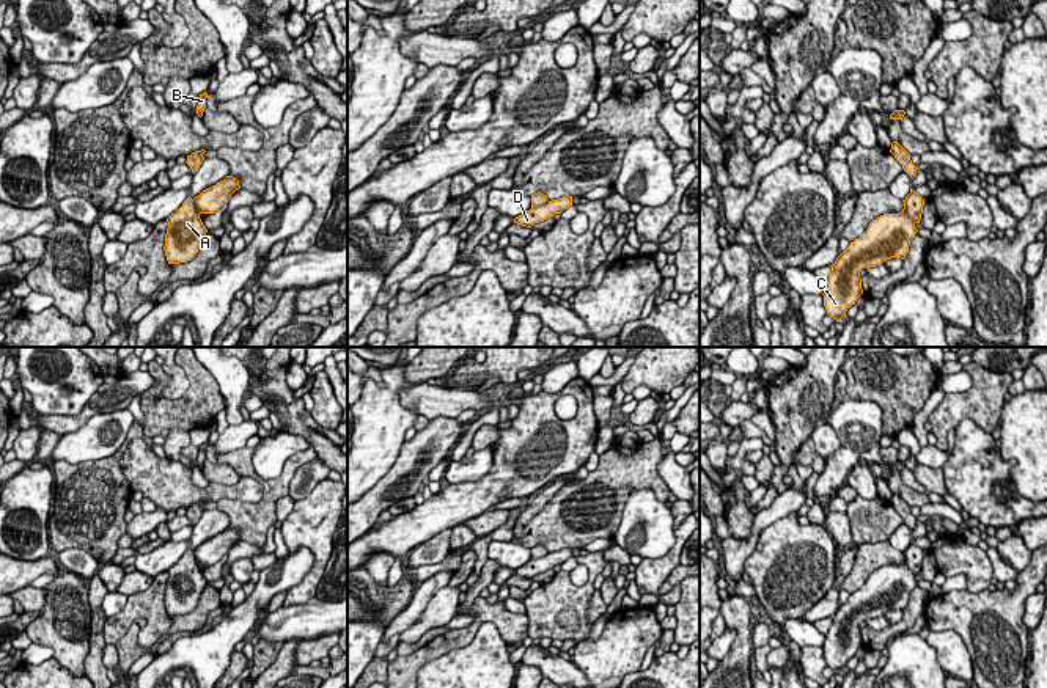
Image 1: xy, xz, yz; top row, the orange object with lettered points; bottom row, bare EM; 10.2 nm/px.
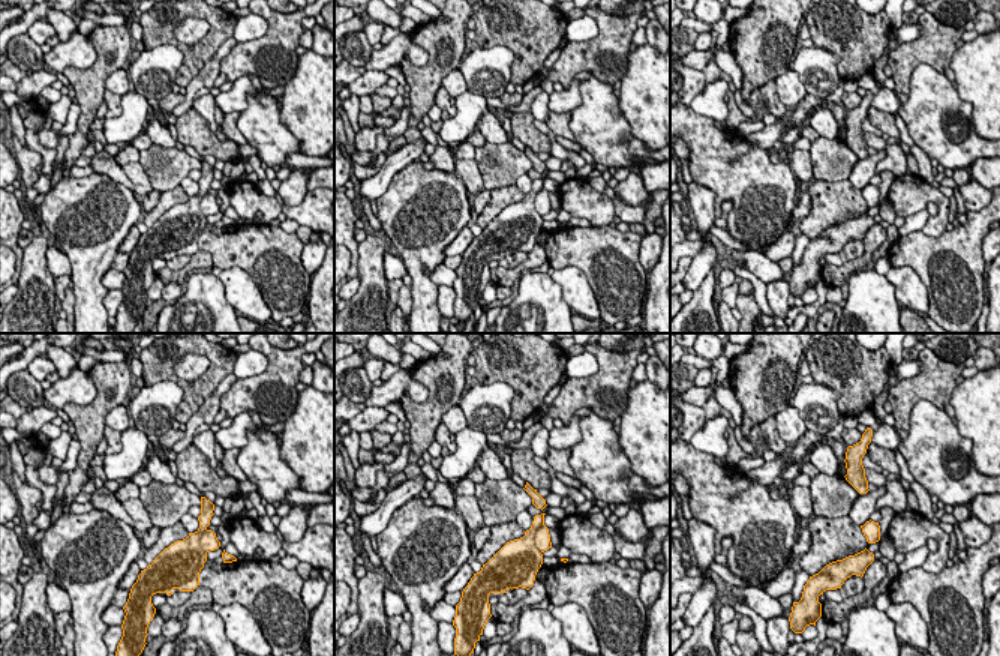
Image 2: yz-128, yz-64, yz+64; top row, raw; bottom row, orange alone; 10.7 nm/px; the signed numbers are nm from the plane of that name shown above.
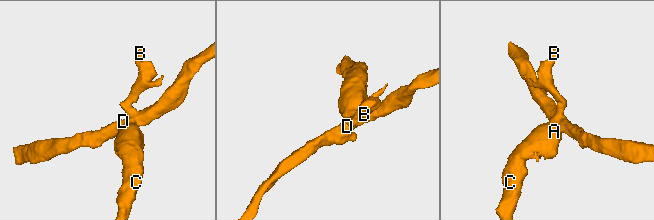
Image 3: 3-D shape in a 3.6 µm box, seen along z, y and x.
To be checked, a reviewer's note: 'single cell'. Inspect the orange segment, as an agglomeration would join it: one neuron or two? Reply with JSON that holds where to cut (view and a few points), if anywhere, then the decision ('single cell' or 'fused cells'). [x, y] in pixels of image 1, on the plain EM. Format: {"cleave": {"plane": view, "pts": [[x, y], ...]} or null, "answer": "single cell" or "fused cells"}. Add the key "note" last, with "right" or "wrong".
{"cleave": {"plane": "yz", "pts": [[904, 556], [904, 561], [915, 574]]}, "answer": "fused cells", "note": "wrong"}

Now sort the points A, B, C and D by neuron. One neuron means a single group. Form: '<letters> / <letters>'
A B C / D

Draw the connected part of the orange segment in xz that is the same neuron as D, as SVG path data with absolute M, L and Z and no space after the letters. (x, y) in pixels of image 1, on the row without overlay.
M566 547L563 550L547 553L542 558L531 559L530 562L516 569L514 575L531 580L535 575L544 573L555 565L561 565L569 558L572 558L572 548Z

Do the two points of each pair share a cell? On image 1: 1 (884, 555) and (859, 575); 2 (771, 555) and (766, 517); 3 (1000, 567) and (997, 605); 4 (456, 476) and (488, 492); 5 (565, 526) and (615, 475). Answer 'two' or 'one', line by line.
1: one
2: two
3: two
4: two
5: one

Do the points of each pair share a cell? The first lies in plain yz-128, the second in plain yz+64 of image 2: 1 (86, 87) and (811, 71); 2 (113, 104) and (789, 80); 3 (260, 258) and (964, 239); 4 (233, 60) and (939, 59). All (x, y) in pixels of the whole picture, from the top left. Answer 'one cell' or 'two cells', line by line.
1: two cells
2: two cells
3: one cell
4: one cell

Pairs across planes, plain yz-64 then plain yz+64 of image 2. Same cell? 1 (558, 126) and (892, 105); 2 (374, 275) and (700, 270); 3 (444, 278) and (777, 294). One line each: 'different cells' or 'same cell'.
1: different cells
2: different cells
3: different cells

